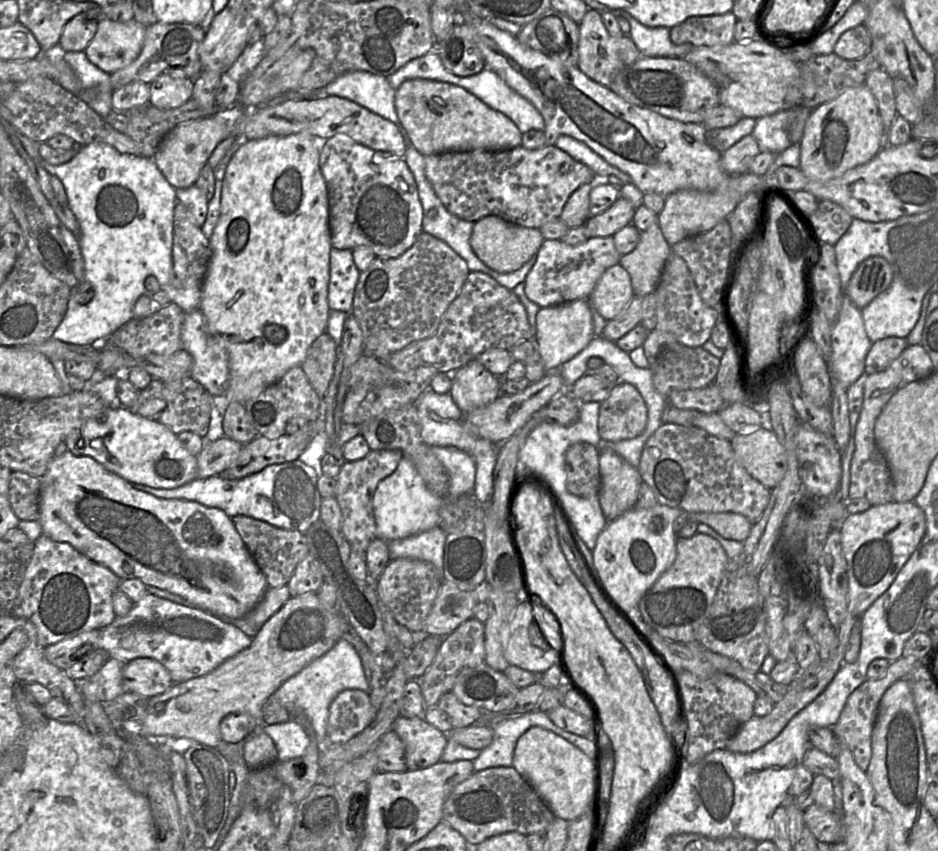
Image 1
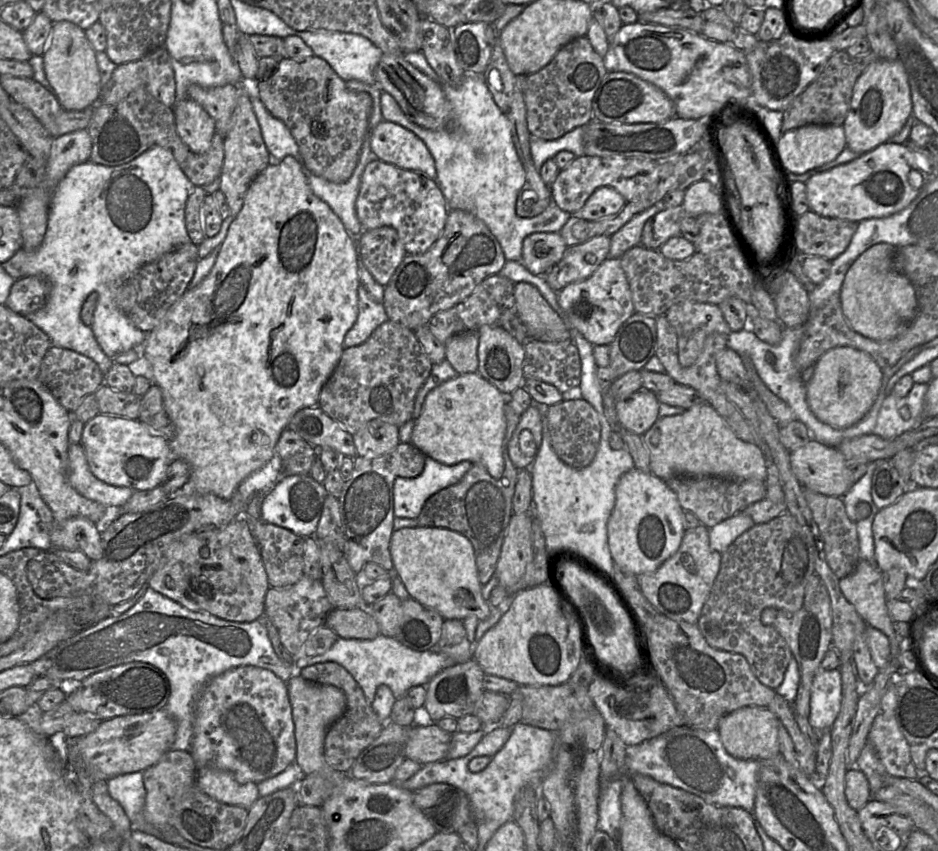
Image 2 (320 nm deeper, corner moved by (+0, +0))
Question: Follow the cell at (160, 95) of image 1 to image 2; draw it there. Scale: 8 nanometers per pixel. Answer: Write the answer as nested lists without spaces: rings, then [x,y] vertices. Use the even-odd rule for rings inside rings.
[[[186,98],[173,107],[177,133],[196,154],[205,153],[216,133],[212,117],[196,101]]]

